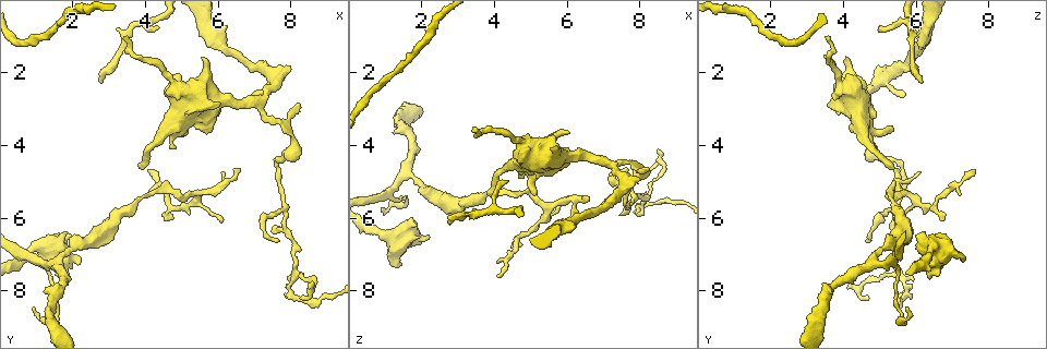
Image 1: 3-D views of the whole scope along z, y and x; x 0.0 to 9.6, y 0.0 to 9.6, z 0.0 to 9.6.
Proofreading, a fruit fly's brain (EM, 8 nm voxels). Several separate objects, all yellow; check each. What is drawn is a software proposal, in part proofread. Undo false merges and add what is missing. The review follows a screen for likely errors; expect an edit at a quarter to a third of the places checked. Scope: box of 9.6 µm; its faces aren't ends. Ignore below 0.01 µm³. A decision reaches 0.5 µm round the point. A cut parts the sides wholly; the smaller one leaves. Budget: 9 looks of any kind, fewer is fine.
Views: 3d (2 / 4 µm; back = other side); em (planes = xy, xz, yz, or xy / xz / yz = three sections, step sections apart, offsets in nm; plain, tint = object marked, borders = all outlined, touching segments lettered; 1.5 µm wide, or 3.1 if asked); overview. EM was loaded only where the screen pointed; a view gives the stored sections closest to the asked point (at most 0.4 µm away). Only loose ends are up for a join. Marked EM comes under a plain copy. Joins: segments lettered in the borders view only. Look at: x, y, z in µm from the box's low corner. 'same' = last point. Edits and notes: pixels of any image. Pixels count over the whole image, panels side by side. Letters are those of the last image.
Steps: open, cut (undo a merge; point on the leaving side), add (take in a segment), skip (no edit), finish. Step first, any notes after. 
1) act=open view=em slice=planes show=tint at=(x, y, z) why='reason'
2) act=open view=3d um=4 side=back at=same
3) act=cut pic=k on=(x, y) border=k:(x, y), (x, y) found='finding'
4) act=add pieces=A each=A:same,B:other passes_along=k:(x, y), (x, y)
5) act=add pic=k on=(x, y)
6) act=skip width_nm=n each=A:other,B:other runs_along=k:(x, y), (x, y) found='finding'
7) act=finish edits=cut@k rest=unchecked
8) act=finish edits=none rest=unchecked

act=open view=em slice=planes show=borders at=(5.20, 3.55, 5.40) why='free end'

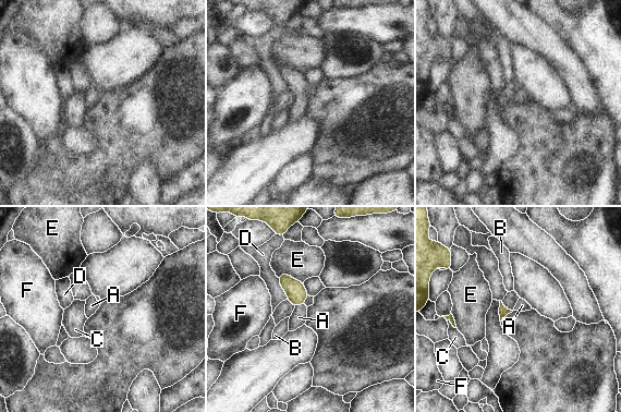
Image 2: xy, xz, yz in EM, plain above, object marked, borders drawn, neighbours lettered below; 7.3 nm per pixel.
act=add pieces=A each=A:same,B:other,C:other,D:other,E:other,F:other passes_along=2:(295, 291), (299, 304), (299, 317) found='the neuron continues'

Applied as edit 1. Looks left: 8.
act=open view=overview

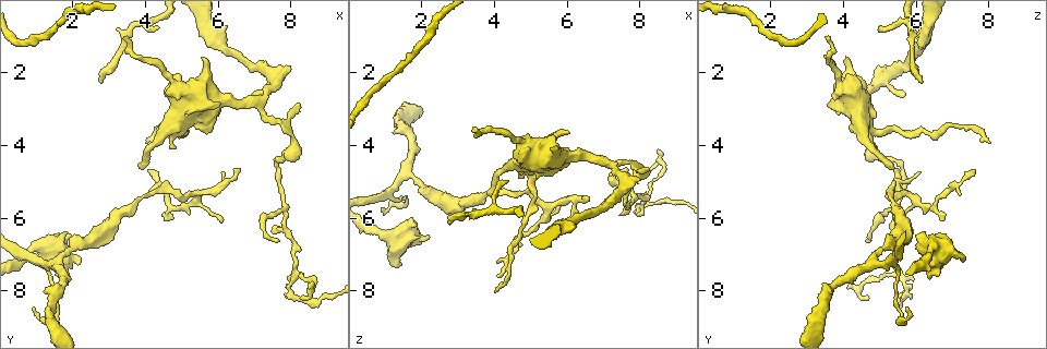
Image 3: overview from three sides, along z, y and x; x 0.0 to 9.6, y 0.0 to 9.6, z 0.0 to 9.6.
act=open view=3d um=4 at=(7.10, 2.85, 4.50) why='branch point'

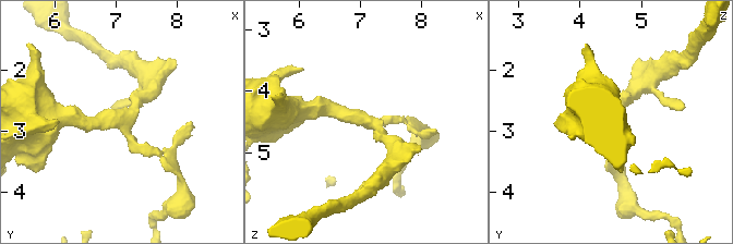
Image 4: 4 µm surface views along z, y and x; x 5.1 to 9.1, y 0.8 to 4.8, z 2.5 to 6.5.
act=open view=em slice=yz step=8 show=borders at=(7.05, 2.85, 4.50) arms=3 arm_widths_nm=170,240,280 why='shape alone is not enough'

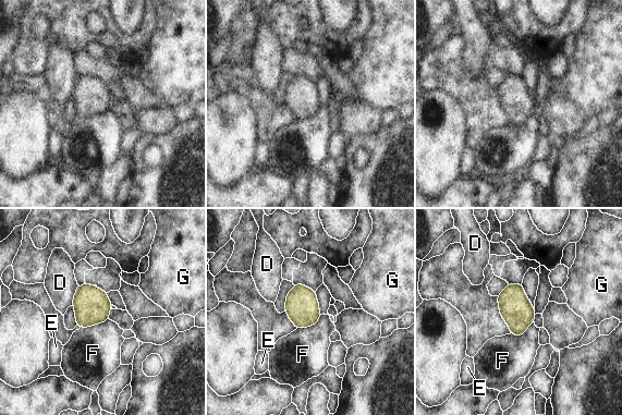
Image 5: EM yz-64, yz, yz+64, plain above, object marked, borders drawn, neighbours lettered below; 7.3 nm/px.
act=skip longest_contact=F:240nm each=D:other,E:other,F:other,G:other border=5:(109, 319), (80, 328) found='one neuron here'

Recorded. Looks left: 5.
act=open view=em slice=planes show=tint at=(8.05, 8.20, 5.70)

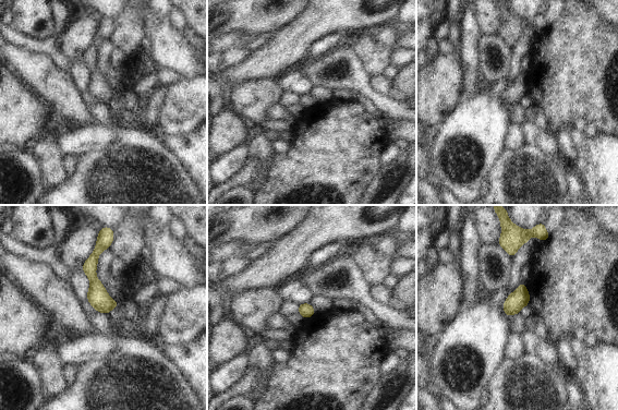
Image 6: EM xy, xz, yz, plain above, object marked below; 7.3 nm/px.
act=open view=em slice=planes show=borders at=same why='see the neighbours'

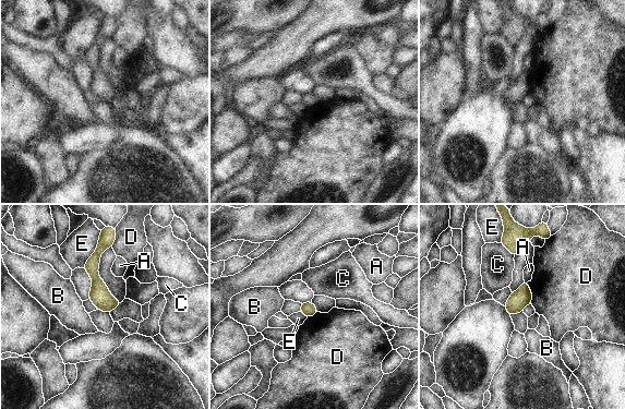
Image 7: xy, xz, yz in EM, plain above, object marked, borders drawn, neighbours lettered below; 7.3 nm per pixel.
act=skip each=A:other,B:other,C:other,D:other,E:other border=7:(527, 281), (531, 292), (531, 303) found='continuous, no second neuron'

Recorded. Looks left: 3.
act=finish edits=add@2 rest=unchecked

